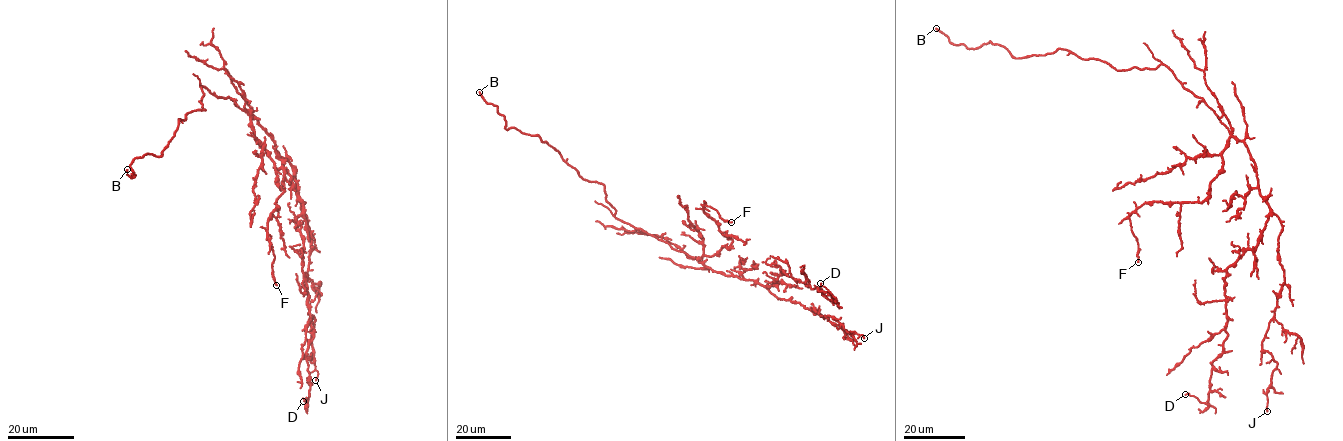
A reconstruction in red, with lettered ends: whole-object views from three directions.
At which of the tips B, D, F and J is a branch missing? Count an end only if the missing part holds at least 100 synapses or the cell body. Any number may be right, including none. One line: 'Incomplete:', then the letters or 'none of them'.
Incomplete: B

